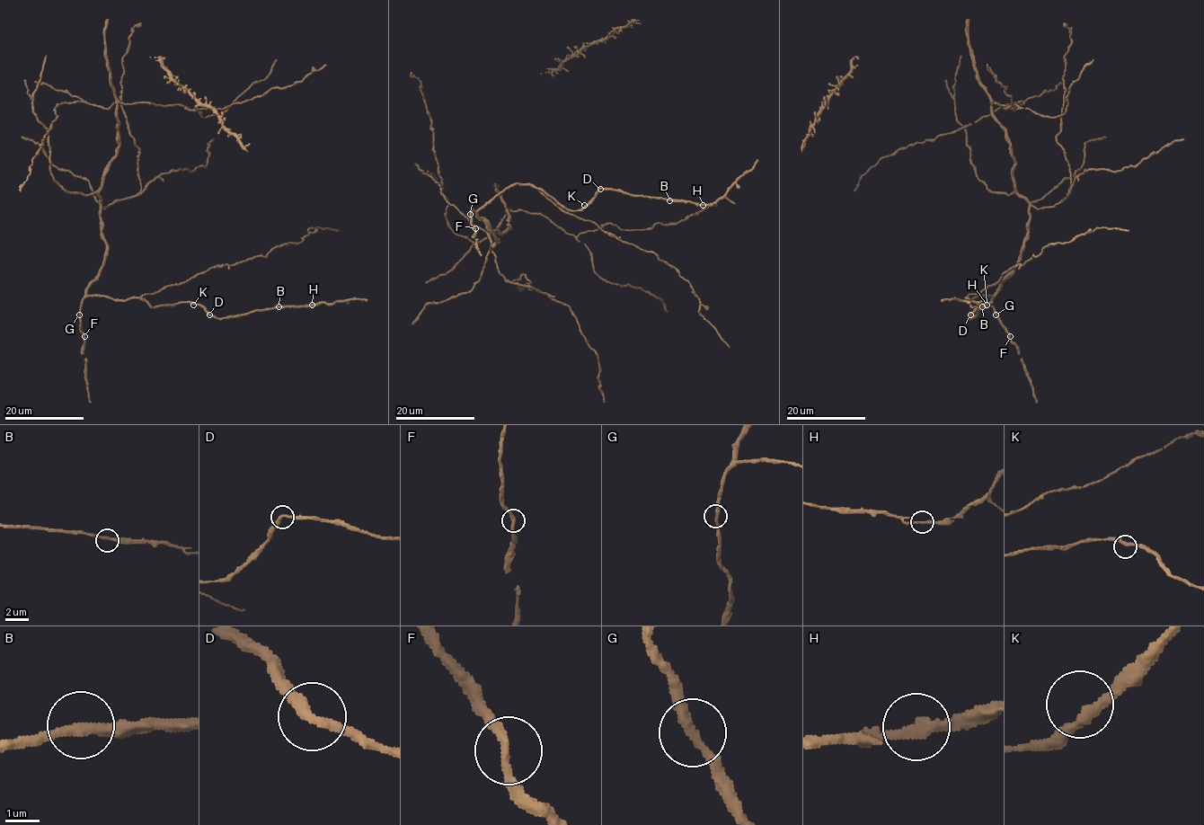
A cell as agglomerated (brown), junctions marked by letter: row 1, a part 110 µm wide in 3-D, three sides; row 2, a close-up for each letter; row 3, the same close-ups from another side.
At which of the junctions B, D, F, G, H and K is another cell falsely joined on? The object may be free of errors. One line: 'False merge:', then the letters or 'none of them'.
False merge: none of them

